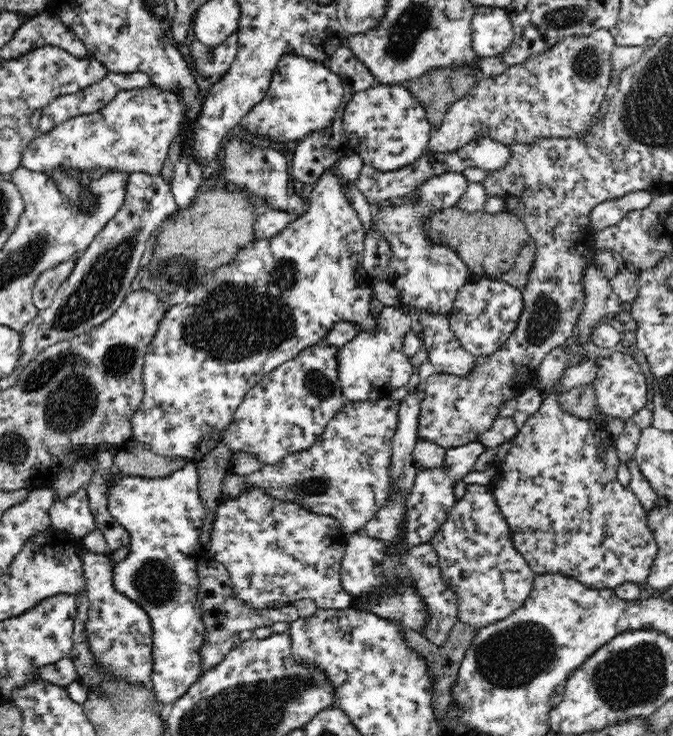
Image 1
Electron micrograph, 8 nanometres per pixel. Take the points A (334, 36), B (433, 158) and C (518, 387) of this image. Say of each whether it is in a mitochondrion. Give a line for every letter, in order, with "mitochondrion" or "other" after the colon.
A: other
B: other
C: other

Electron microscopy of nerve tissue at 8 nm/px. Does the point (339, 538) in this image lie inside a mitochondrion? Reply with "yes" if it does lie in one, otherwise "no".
no

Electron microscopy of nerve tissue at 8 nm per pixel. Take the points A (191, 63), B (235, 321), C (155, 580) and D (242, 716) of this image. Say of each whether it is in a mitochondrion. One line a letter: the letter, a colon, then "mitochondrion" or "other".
A: other
B: mitochondrion
C: mitochondrion
D: mitochondrion

